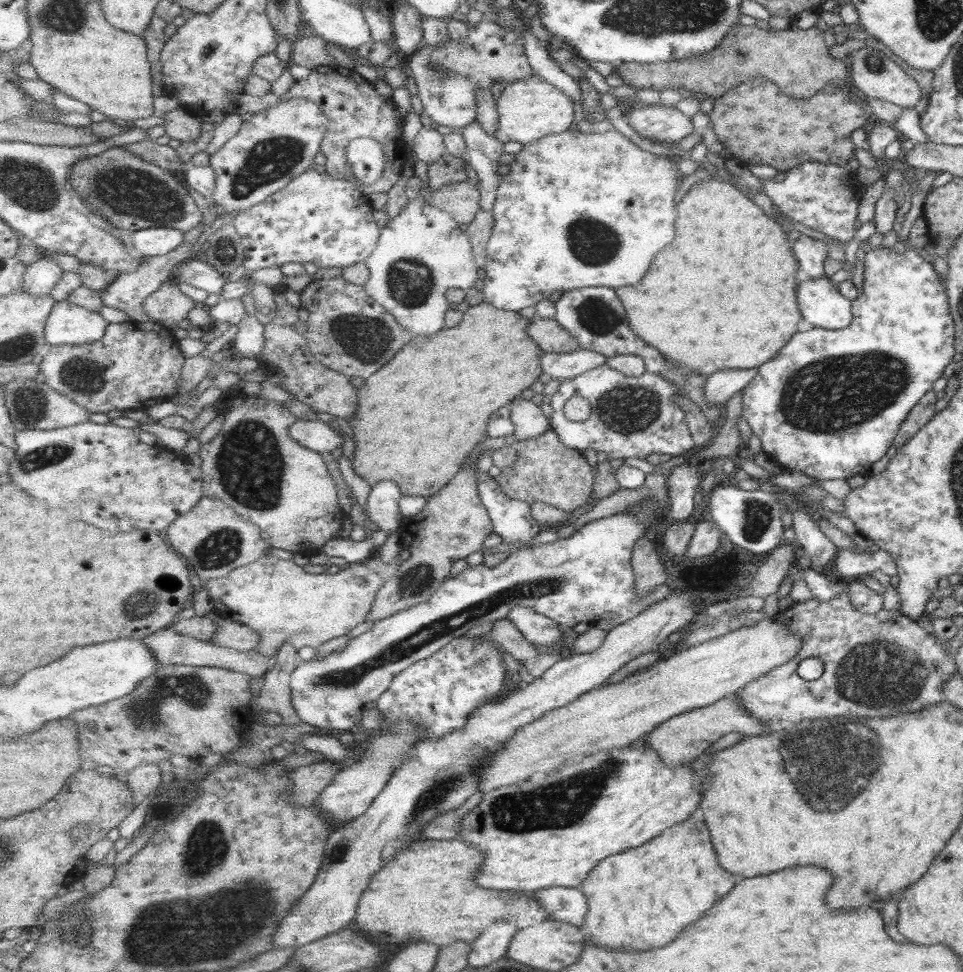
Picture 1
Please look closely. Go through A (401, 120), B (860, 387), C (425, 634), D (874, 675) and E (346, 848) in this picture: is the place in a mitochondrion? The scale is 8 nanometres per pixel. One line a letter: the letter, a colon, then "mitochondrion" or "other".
A: other
B: mitochondrion
C: mitochondrion
D: mitochondrion
E: mitochondrion

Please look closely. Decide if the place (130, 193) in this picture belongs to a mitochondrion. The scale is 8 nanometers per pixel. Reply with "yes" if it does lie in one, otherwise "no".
yes

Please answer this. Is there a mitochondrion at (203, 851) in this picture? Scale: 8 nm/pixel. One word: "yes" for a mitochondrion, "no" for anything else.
yes

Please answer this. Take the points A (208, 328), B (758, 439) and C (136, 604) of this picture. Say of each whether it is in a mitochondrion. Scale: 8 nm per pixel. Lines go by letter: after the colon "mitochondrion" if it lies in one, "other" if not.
A: other
B: other
C: mitochondrion

